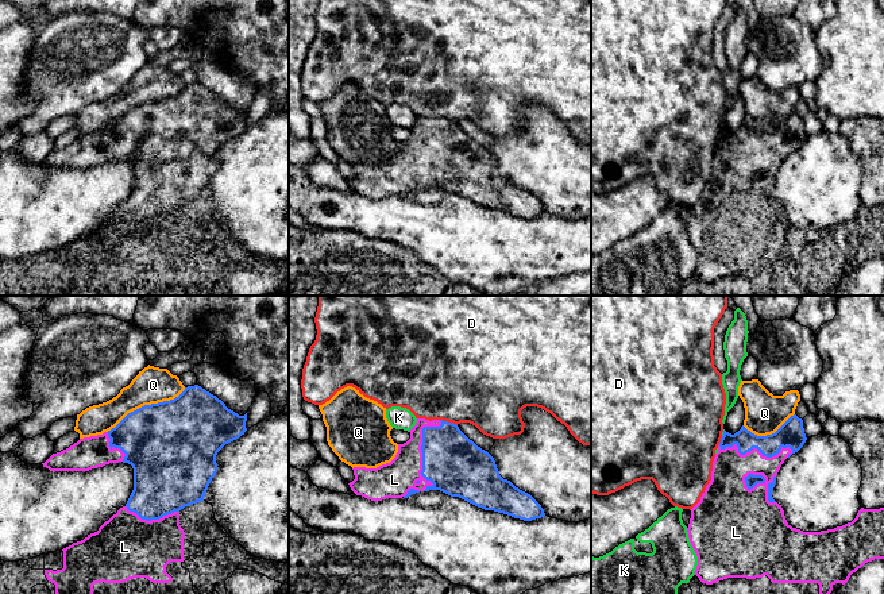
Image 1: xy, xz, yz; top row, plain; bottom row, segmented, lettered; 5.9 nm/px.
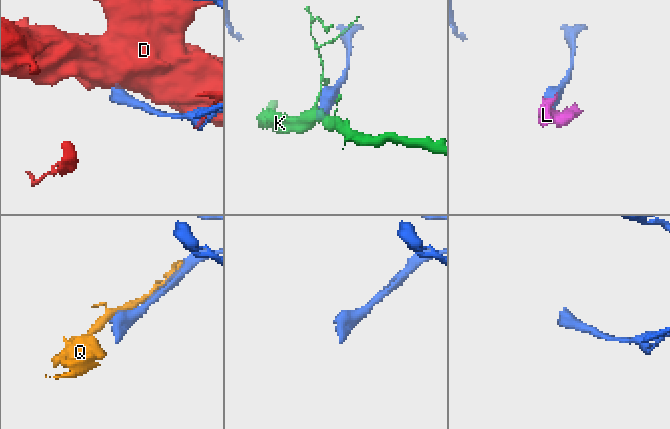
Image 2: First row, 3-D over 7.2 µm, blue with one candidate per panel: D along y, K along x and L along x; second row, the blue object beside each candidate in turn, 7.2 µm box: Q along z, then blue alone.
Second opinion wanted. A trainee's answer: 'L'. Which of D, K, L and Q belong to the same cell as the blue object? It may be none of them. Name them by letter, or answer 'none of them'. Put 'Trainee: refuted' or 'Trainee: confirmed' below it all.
L
Trainee: confirmed

